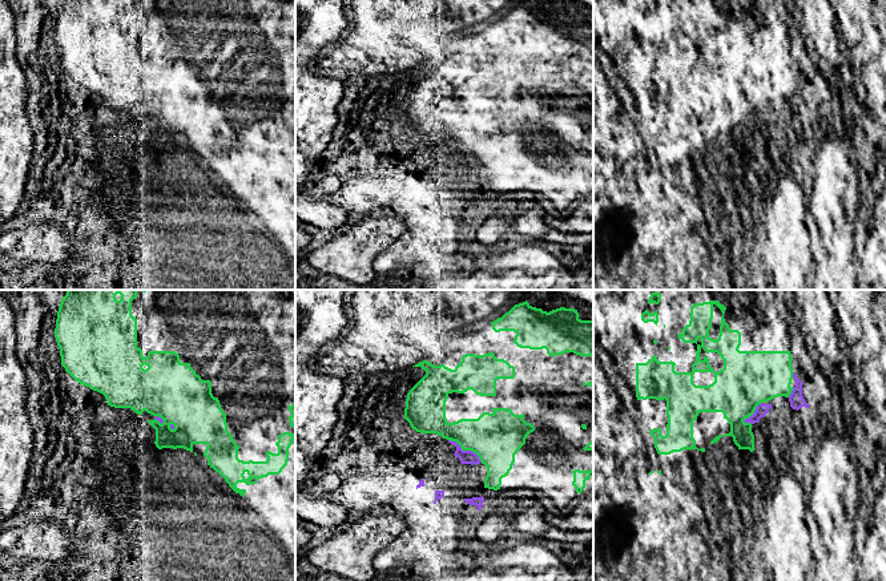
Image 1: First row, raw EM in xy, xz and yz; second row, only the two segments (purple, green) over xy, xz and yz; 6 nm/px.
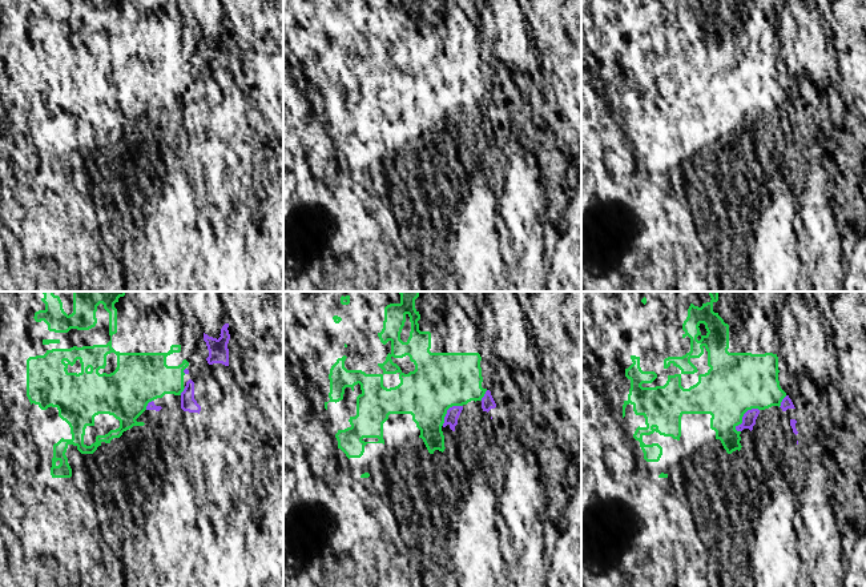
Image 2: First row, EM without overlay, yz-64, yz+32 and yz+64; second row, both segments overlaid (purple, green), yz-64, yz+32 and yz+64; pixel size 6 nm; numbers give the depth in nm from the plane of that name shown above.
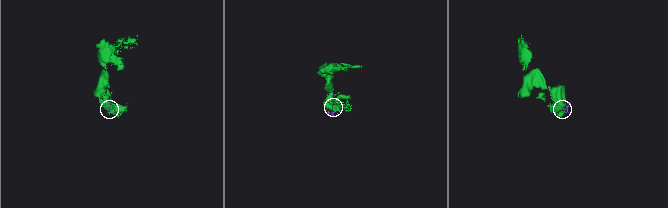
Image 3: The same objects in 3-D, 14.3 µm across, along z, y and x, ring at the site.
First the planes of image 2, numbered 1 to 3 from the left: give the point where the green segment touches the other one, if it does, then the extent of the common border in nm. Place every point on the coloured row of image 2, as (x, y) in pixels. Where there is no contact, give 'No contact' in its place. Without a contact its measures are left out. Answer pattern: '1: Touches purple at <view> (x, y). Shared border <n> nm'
1: Touches purple at yz-64 (182, 391). Shared border 60 nm
2: Touches purple at yz+32 (447, 410). Shared border 180 nm
3: Touches purple at yz+64 (744, 414). Shared border 200 nm

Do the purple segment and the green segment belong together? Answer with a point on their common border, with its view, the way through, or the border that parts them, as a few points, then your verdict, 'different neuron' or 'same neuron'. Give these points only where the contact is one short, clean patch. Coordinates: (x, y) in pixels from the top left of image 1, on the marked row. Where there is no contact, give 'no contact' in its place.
contact xz (466, 451); different neuron

